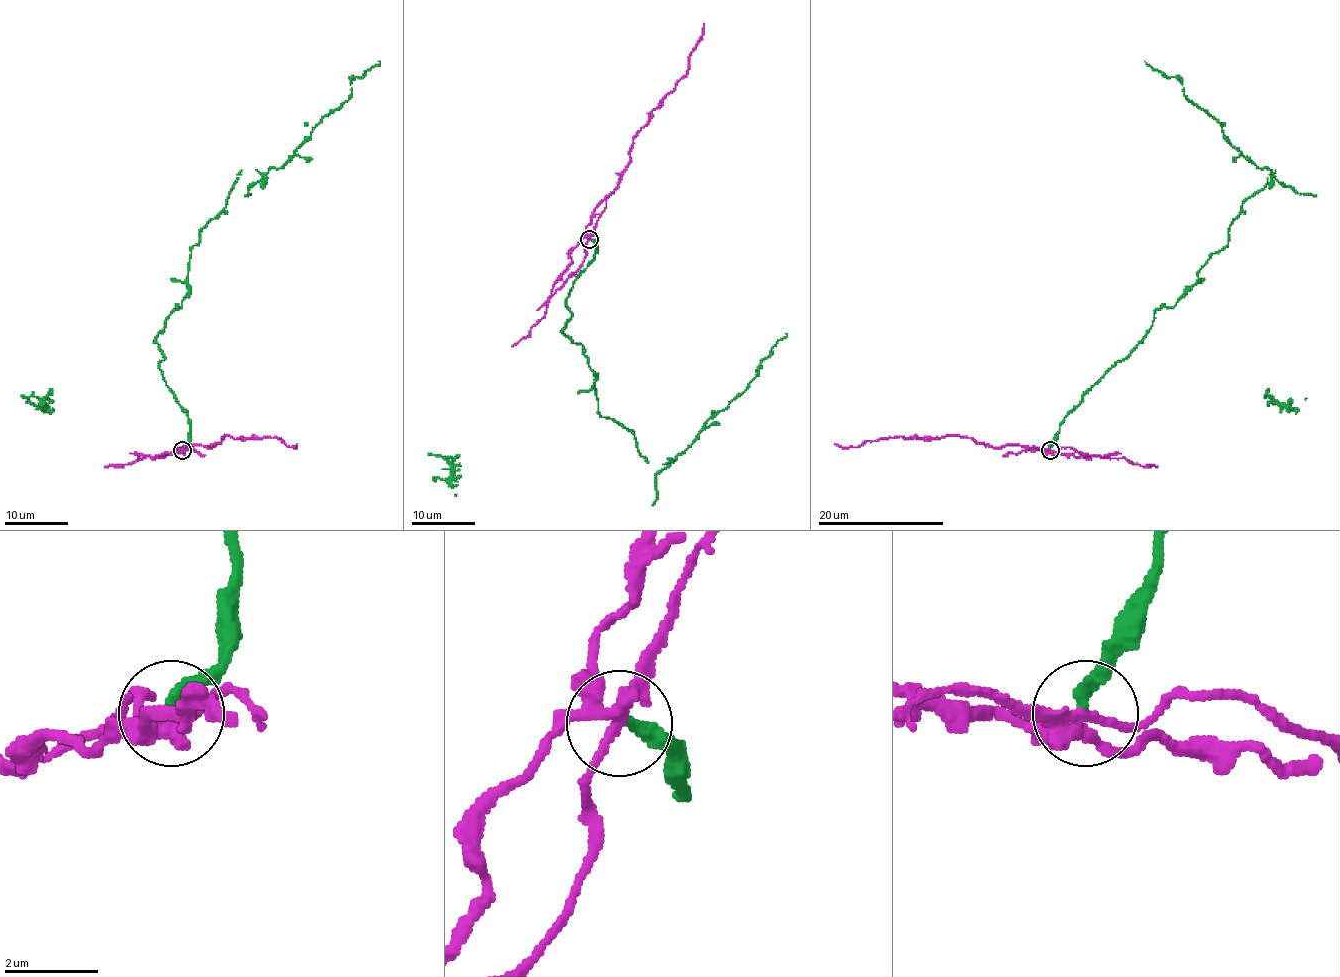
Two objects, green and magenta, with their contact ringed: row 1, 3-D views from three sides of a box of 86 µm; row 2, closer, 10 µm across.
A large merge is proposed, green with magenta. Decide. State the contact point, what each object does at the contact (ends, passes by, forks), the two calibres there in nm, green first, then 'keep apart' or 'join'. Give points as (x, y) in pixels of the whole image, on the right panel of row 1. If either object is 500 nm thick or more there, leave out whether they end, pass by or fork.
place (1050, 450); green ends; magenta forks; calibres 280 and 280 nm; keep apart

